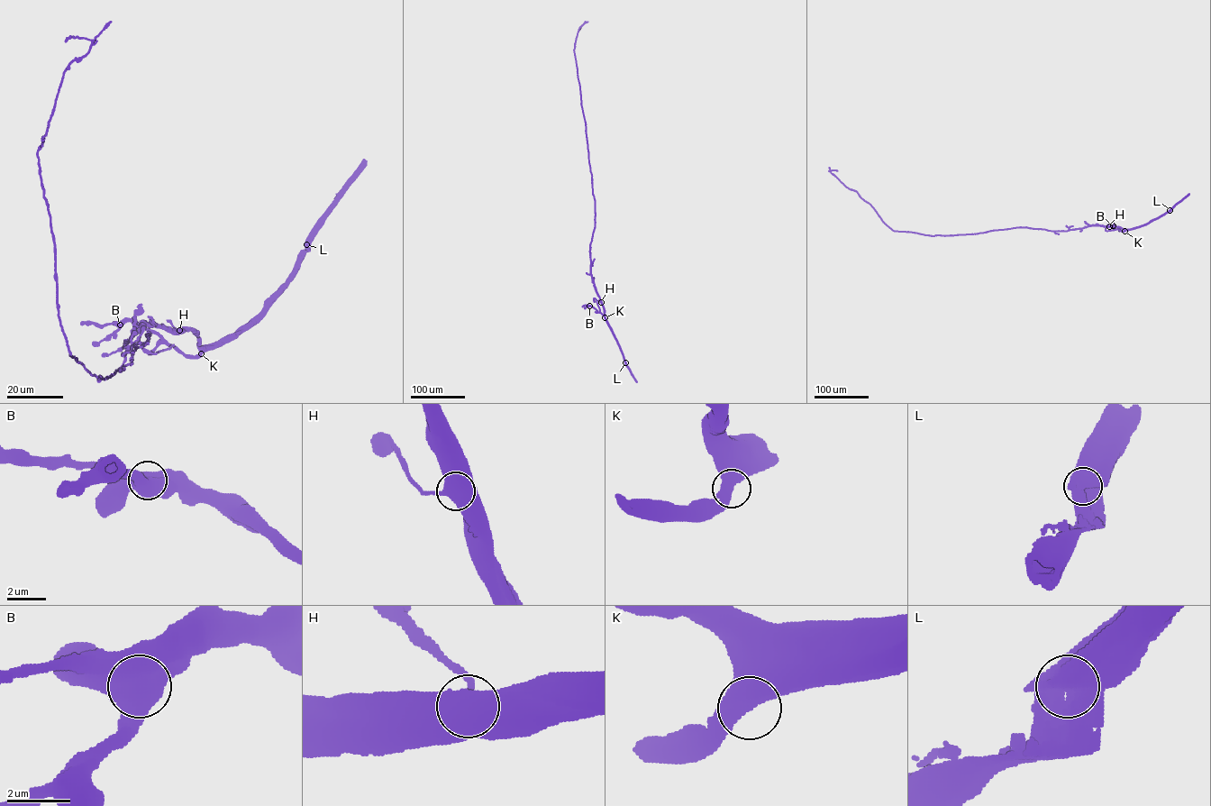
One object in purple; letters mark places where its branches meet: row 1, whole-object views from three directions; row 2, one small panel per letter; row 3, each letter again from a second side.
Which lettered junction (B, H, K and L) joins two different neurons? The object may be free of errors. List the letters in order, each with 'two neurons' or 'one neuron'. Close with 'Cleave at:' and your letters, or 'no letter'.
B: one neuron
H: one neuron
K: one neuron
L: one neuron
Cleave at: no letter

